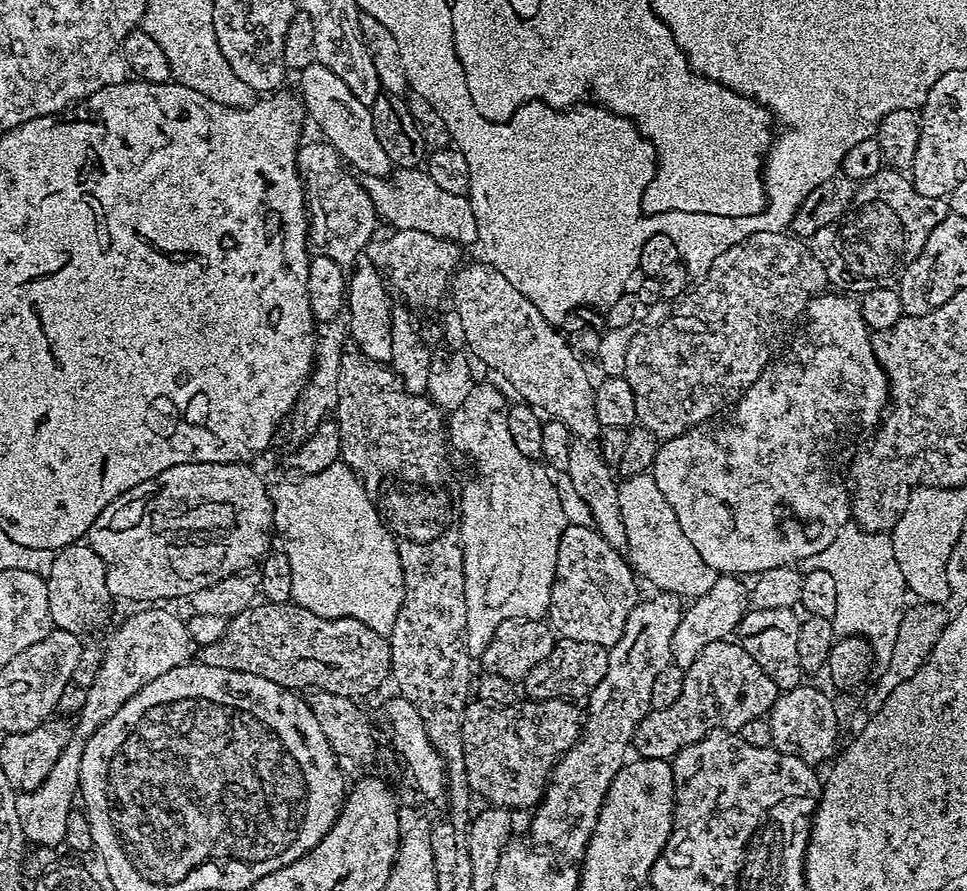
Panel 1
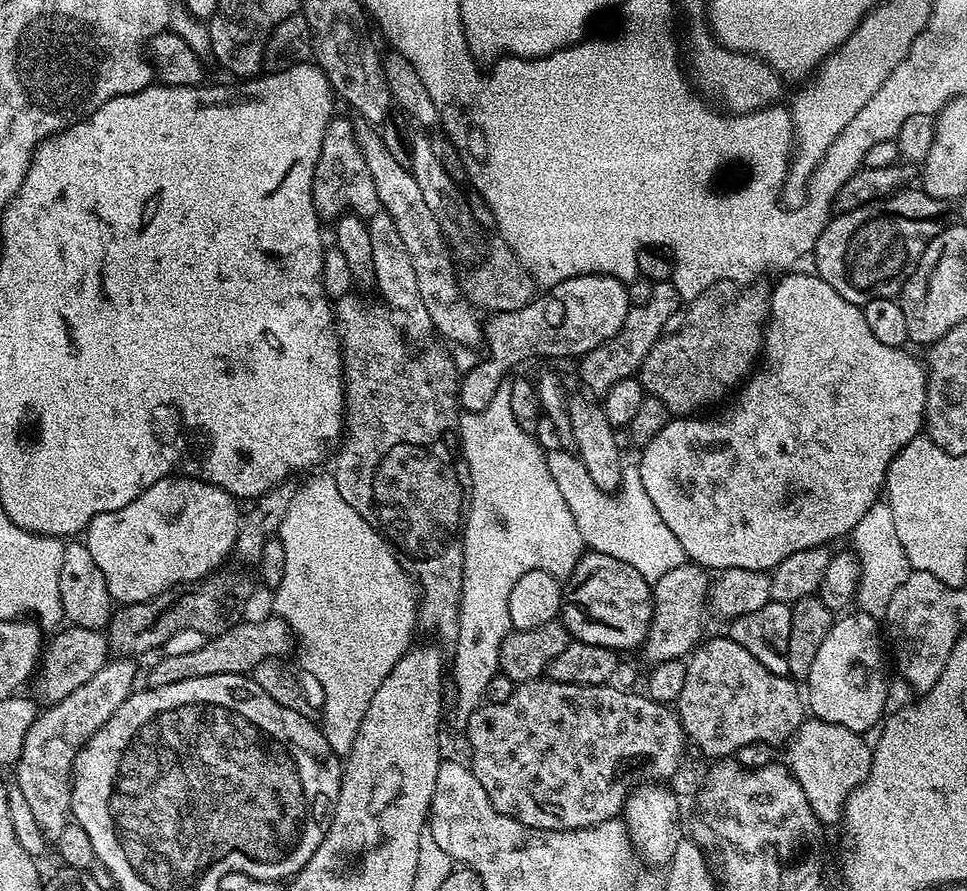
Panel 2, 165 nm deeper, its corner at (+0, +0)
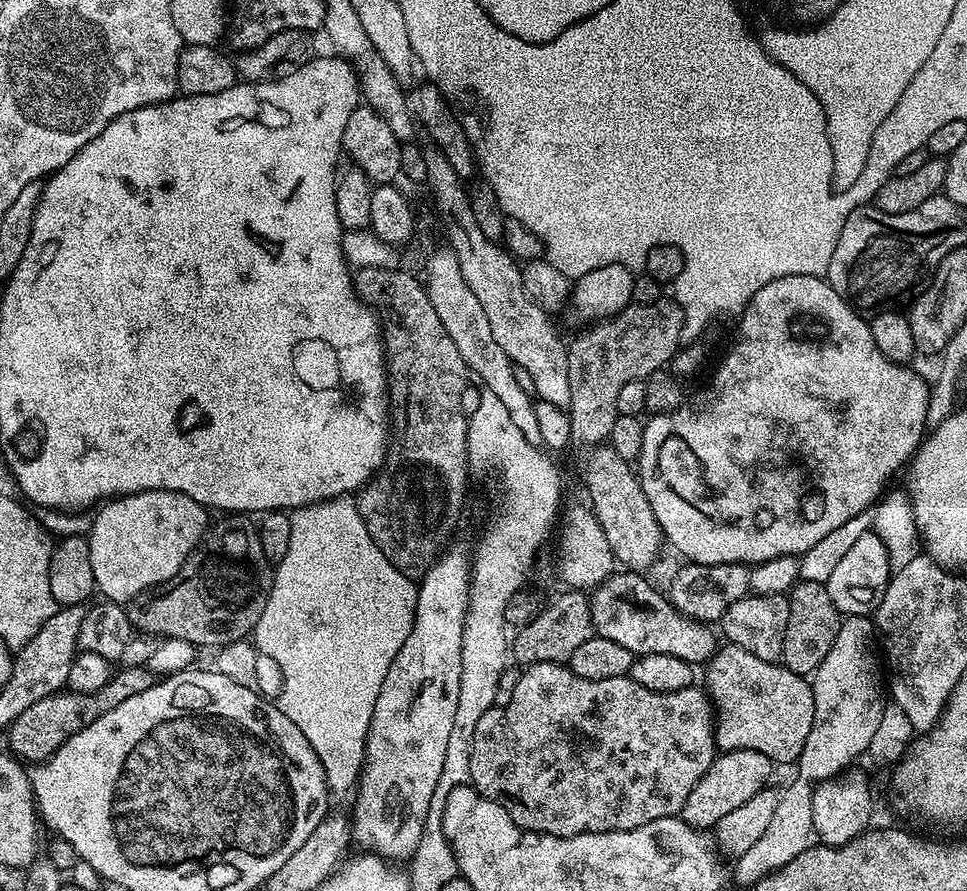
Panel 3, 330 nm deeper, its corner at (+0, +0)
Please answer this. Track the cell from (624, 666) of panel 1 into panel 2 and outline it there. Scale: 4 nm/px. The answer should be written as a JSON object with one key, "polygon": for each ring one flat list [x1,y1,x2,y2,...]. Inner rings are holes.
{"polygon":[[685,562,652,584,652,621,642,653,655,666,667,660,684,660,701,643,704,604,710,600,710,576,699,564]]}

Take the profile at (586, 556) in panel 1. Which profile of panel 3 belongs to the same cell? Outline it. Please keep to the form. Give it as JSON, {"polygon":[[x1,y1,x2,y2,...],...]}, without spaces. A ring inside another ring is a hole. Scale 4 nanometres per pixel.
{"polygon":[[616,570,601,584,591,589,590,615,593,629,599,635,610,638,610,642,626,646,626,650,630,650,636,656,661,652,687,657,688,647,696,636,695,663,700,663,700,666,707,665,718,647,717,633,712,633,707,623,695,624,689,617,681,616,672,607,671,599,665,593,663,596,654,585,647,584,644,578,639,572]]}

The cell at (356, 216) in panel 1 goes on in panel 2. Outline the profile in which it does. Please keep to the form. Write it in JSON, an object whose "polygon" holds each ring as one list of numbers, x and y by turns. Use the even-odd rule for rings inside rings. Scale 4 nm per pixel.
{"polygon":[[333,118,326,126,326,134,322,134,322,150,312,183,312,197,316,214,324,222,328,220,336,222,341,216,349,214,371,218,375,212,381,211,374,182,366,170,366,158,362,158,362,150,356,141,353,121]]}

